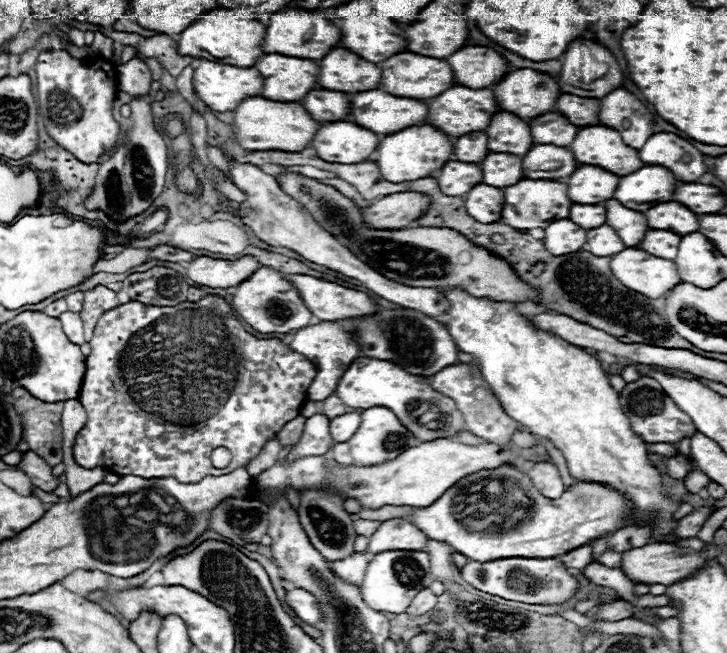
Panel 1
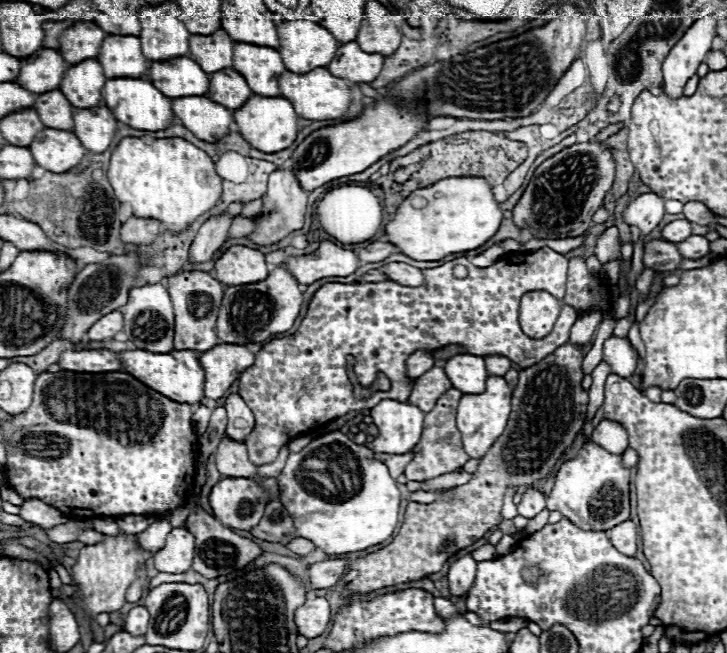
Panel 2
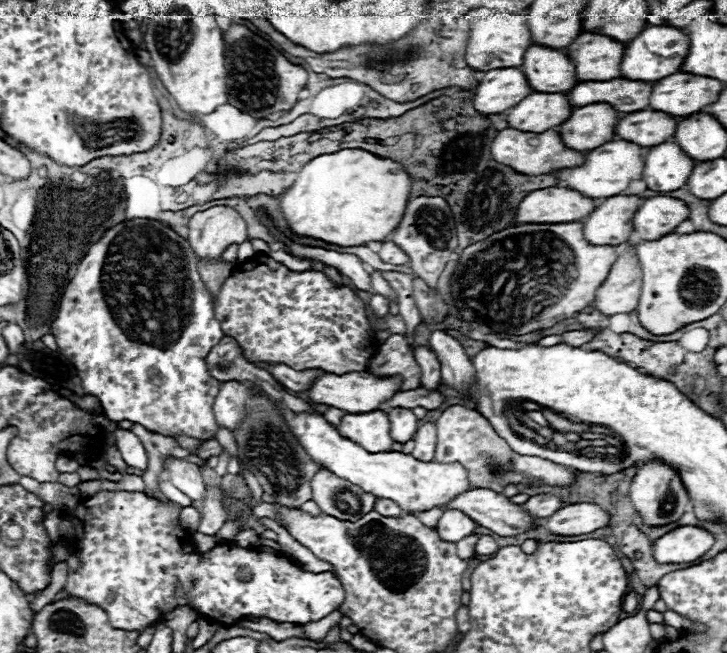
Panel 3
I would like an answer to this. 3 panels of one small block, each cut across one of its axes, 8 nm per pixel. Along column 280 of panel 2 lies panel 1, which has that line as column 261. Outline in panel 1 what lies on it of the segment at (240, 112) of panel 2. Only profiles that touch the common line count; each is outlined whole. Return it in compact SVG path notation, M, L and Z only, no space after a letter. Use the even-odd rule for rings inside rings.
M262 96L246 98L234 110L234 130L238 134L238 144L250 150L284 150L300 152L310 146L320 122L316 122L300 102L274 102Z

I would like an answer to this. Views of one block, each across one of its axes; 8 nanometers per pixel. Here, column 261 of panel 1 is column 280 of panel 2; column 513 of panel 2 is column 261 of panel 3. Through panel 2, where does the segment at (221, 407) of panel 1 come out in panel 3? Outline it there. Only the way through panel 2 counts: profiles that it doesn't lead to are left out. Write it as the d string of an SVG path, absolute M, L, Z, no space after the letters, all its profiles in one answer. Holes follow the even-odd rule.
M256 254L240 262L232 270L232 274L222 284L218 304L214 306L214 314L224 334L232 336L240 344L244 356L250 362L286 364L294 370L322 368L324 372L346 374L366 370L378 346L376 330L366 316L366 304L350 288L338 288L332 280L324 276L324 272L318 270L292 272L290 268L272 260L266 254Z

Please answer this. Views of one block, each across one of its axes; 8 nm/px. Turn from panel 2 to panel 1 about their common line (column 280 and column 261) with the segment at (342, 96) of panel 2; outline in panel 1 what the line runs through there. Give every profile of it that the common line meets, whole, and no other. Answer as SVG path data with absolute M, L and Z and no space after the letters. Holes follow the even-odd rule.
M202 60L194 70L194 90L214 112L232 112L250 96L262 96L264 76L256 68L236 68Z

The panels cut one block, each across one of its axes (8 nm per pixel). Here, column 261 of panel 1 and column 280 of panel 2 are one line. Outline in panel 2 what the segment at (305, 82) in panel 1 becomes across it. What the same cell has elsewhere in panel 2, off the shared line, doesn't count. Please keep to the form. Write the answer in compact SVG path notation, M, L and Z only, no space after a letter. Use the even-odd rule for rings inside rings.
M236 42L234 44L234 70L240 72L244 76L244 80L248 82L250 90L254 94L260 96L278 96L278 80L276 76L280 76L280 72L284 72L284 62L278 54L278 50L268 48L268 46L256 46L256 44L244 44L244 42Z

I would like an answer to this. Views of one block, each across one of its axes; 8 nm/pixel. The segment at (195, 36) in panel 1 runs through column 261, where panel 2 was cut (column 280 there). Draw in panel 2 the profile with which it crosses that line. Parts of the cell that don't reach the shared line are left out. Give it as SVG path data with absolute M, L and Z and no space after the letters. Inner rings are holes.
M286 20L276 24L280 56L290 72L324 68L336 54L340 42L322 26L308 20Z

